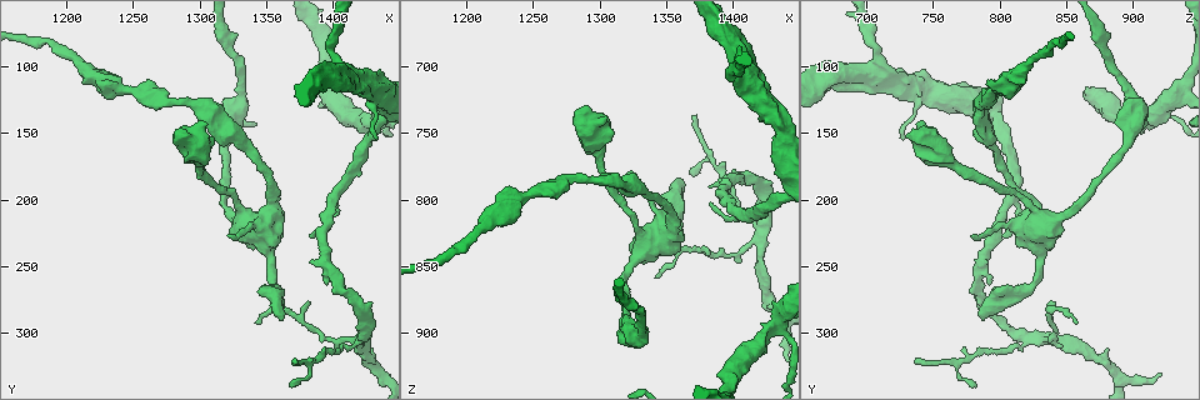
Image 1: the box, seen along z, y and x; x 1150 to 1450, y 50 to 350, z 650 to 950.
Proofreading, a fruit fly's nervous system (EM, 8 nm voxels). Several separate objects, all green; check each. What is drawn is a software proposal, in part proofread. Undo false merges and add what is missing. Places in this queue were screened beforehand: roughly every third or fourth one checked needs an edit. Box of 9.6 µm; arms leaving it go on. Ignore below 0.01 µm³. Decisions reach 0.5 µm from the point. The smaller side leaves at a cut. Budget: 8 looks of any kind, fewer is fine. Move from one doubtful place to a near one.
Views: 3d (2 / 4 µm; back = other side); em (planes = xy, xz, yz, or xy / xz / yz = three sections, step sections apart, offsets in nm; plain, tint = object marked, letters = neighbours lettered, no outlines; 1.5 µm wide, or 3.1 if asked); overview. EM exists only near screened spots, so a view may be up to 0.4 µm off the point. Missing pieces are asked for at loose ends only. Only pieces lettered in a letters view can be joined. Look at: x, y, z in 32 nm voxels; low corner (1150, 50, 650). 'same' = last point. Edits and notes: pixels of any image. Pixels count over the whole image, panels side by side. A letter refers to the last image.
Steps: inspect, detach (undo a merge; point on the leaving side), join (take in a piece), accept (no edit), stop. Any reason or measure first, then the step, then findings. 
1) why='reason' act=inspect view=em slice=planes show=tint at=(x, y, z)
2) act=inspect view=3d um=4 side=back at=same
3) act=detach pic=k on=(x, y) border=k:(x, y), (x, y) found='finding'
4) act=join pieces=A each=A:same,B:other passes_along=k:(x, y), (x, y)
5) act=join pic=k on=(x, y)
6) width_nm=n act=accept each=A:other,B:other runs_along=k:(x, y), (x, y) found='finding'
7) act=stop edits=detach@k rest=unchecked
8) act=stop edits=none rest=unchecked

why='branch stops here' act=inspect view=3d um=2 at=(1364, 286, 786)

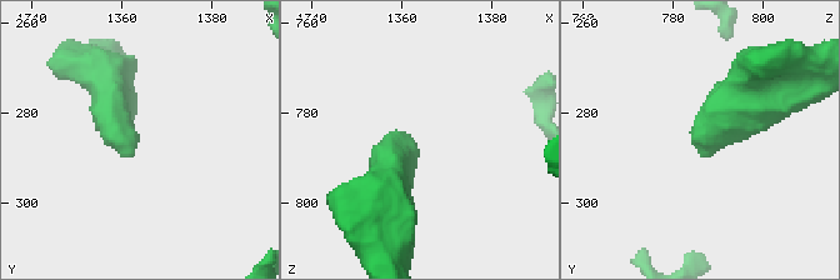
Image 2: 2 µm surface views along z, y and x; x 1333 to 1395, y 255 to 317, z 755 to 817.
act=inspect view=em slice=xy step=4 show=letters at=(1364, 286, 787)

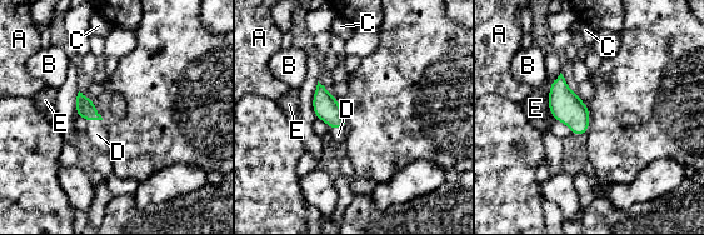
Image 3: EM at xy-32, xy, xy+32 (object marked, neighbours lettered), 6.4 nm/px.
why='another direction' act=inspect view=em slice=planes show=letters at=same

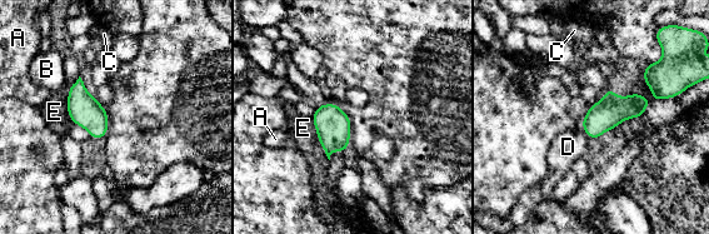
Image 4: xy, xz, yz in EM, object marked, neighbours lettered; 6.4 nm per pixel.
act=join pieces=D each=A:other,B:other,C:other,D:same,E:other passes_along=4:(609, 111), (584, 130), (568, 147) found='it goes on there'

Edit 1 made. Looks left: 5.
why='sudden change in width' act=inspect view=em slice=xy step=8 show=tint at=(1438, 142, 800)

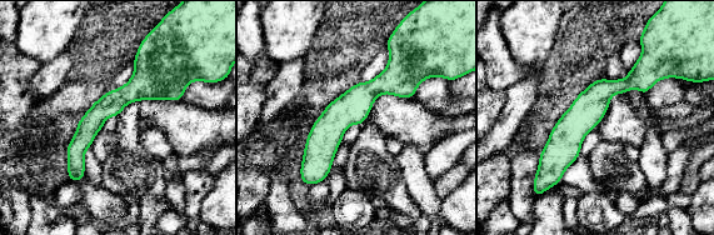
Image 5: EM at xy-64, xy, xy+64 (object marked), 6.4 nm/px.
act=inspect view=em slice=xy step=8 show=letters at=same

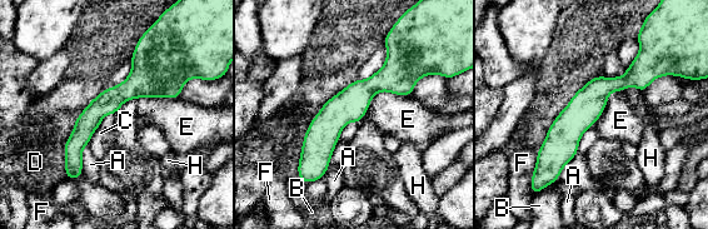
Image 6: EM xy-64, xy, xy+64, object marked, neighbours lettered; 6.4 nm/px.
act=accept each=A:other,B:other,C:other,D:other,E:other,F:other,H:other runs_along=6:(642, 60), (567, 128), (547, 175) found='one cell here'

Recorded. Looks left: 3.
why='branch point' act=inspect view=3d um=4 at=(1402, 200, 808)

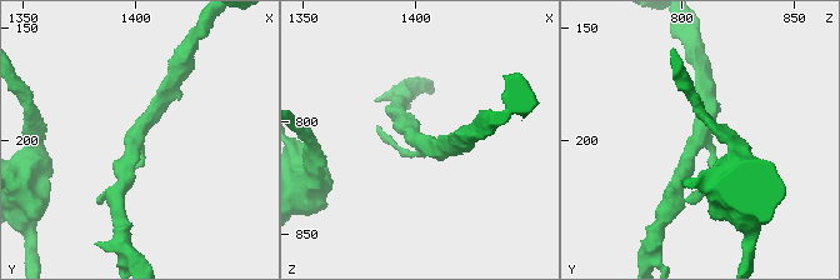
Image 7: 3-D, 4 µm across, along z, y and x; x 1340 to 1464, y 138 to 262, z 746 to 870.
act=inspect view=em slice=planes show=letters at=(1399, 200, 807)

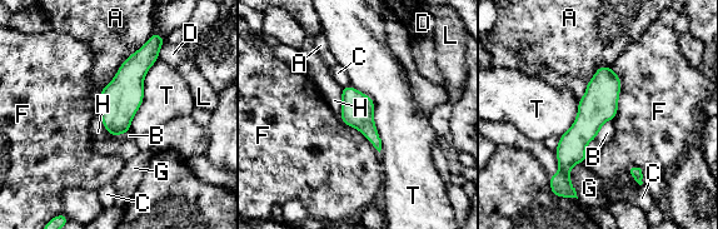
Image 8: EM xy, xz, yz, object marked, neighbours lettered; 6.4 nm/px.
width_nm=220 act=accept each=A:other,B:other,C:other,D:other,F:other,G:other,H:other,L:other,T:other runs_along=8:(608, 69), (601, 101), (562, 168) found='one cell here'

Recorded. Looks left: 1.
act=stop edits=join@4 rest=unchecked

